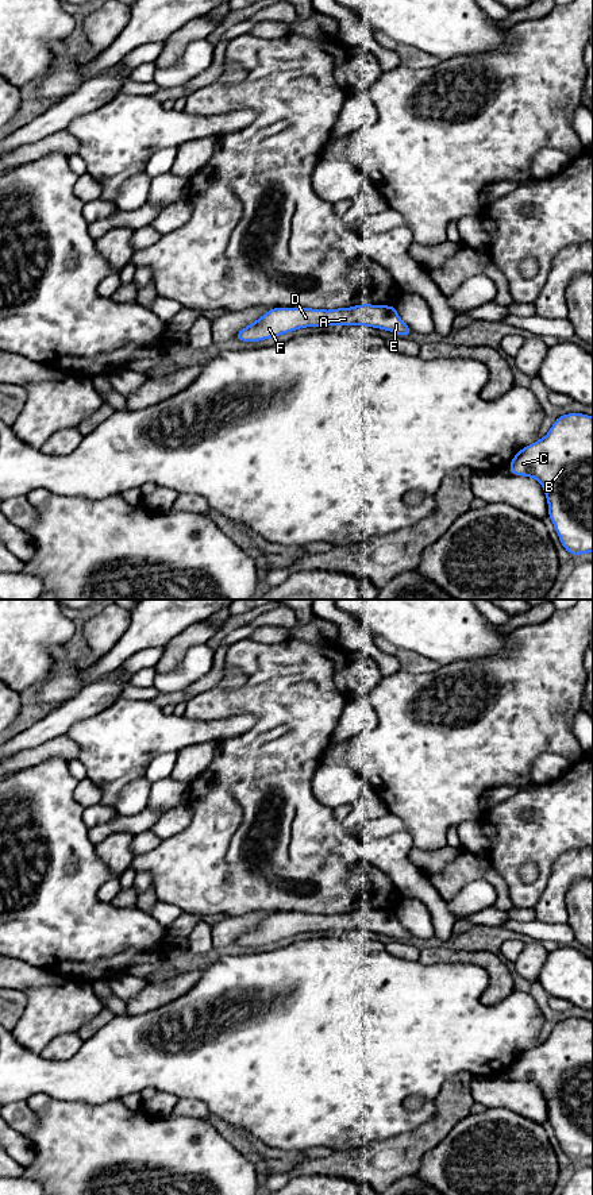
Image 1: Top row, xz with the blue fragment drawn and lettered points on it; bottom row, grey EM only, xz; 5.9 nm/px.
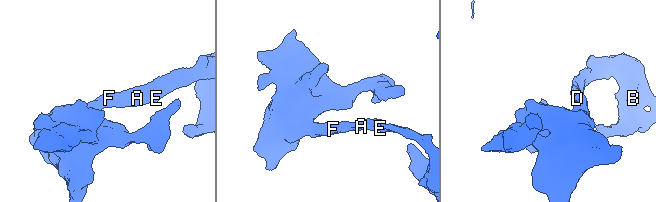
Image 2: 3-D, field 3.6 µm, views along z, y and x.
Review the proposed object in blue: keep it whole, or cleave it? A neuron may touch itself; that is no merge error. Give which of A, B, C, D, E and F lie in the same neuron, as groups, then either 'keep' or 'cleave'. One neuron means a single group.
A B C D E F | keep

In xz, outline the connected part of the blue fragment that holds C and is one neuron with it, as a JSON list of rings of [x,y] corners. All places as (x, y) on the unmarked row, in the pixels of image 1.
[[[566,1018],[548,1038],[511,1065],[513,1080],[540,1087],[563,1153],[578,1161],[593,1157],[593,1022]]]

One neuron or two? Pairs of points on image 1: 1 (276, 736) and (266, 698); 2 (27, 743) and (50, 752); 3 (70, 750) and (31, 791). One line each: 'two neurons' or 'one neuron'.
1: one neuron
2: two neurons
3: two neurons

